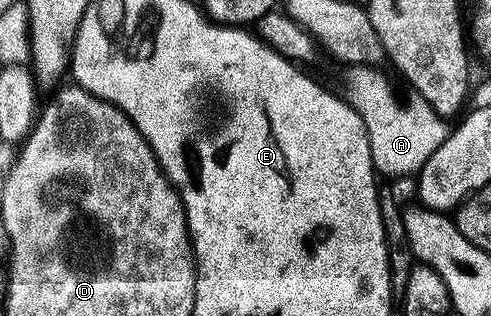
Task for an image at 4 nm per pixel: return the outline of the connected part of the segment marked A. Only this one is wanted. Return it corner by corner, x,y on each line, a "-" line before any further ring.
354,67
349,70
350,86
344,92
345,100
364,119
364,127
368,131
368,139
372,147
372,159
375,170
383,178
386,177
406,177
409,173
413,175
421,174
423,167
444,147
444,143
450,138
452,129
447,118
440,116
429,103
421,99
414,99
411,105
401,105
398,102
398,93
394,90
394,85
379,70
374,67

